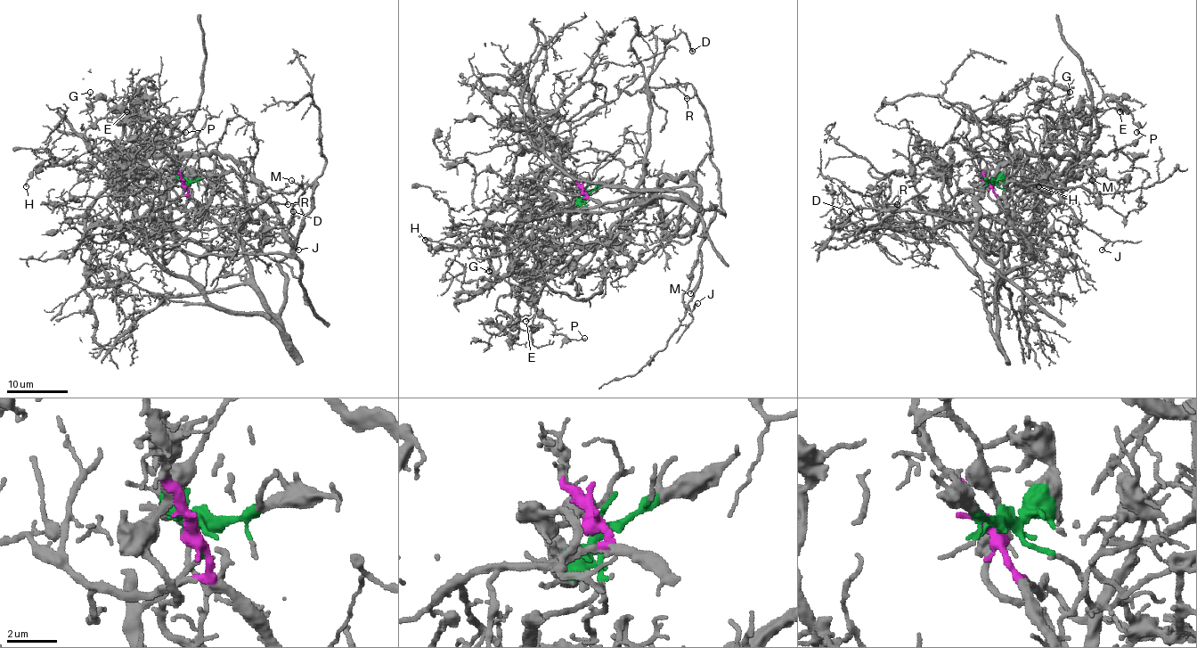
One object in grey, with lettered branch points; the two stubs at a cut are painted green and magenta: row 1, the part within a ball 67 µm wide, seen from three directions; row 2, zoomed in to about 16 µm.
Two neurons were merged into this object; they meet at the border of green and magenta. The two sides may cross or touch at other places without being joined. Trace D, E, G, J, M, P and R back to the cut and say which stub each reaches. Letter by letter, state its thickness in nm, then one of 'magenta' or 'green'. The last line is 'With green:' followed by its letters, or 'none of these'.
D: 160 nm | magenta
E: 80 nm | green
G: 120 nm | green
J: 190 nm | magenta
M: 110 nm | magenta
P: 100 nm | green
R: 170 nm | magenta
With green: E, G, P

